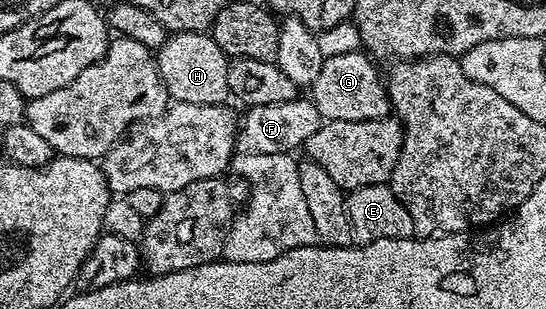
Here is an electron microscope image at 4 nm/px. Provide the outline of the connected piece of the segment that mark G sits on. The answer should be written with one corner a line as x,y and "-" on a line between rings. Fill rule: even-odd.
361,49
351,53
339,53
325,60
323,69
319,69
319,75
315,77
311,88
312,101
319,109
322,120
371,121
386,118
390,114
389,97
382,72
381,75
377,72
372,61
374,62

